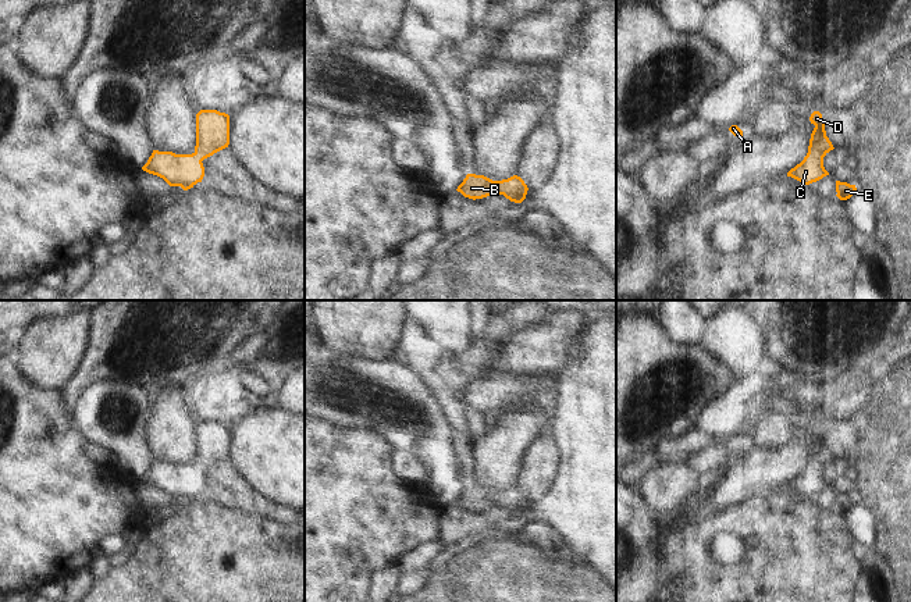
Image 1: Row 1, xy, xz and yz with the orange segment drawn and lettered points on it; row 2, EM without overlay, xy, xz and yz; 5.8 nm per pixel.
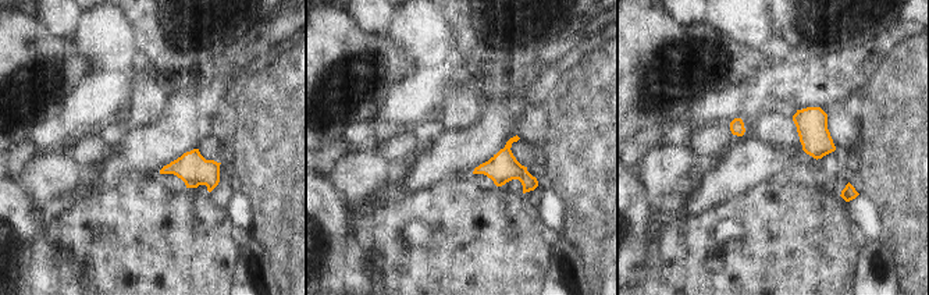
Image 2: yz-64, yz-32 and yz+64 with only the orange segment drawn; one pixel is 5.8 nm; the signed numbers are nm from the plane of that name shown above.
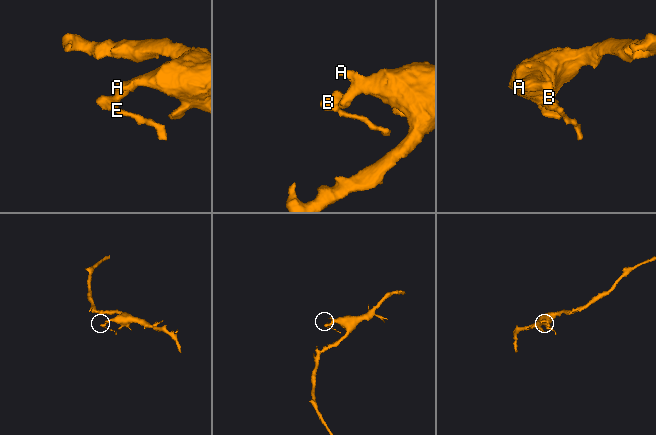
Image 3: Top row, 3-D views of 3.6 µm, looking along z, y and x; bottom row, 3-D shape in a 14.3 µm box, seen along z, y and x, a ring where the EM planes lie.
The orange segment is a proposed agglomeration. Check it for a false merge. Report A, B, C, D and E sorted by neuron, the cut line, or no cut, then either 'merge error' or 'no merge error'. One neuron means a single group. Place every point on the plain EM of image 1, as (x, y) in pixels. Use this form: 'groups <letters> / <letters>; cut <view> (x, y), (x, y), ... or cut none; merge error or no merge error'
groups A B C D E; cut none; no merge error

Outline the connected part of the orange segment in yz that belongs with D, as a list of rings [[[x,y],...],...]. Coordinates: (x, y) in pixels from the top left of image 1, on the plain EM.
[[[814,423],[809,432],[815,439],[811,445],[808,464],[800,475],[787,484],[787,488],[794,489],[804,496],[809,496],[829,487],[823,478],[823,469],[835,460],[826,448],[822,425],[819,423]]]

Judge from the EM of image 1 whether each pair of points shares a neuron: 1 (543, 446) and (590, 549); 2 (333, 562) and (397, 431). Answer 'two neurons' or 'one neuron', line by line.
1: two neurons
2: two neurons

